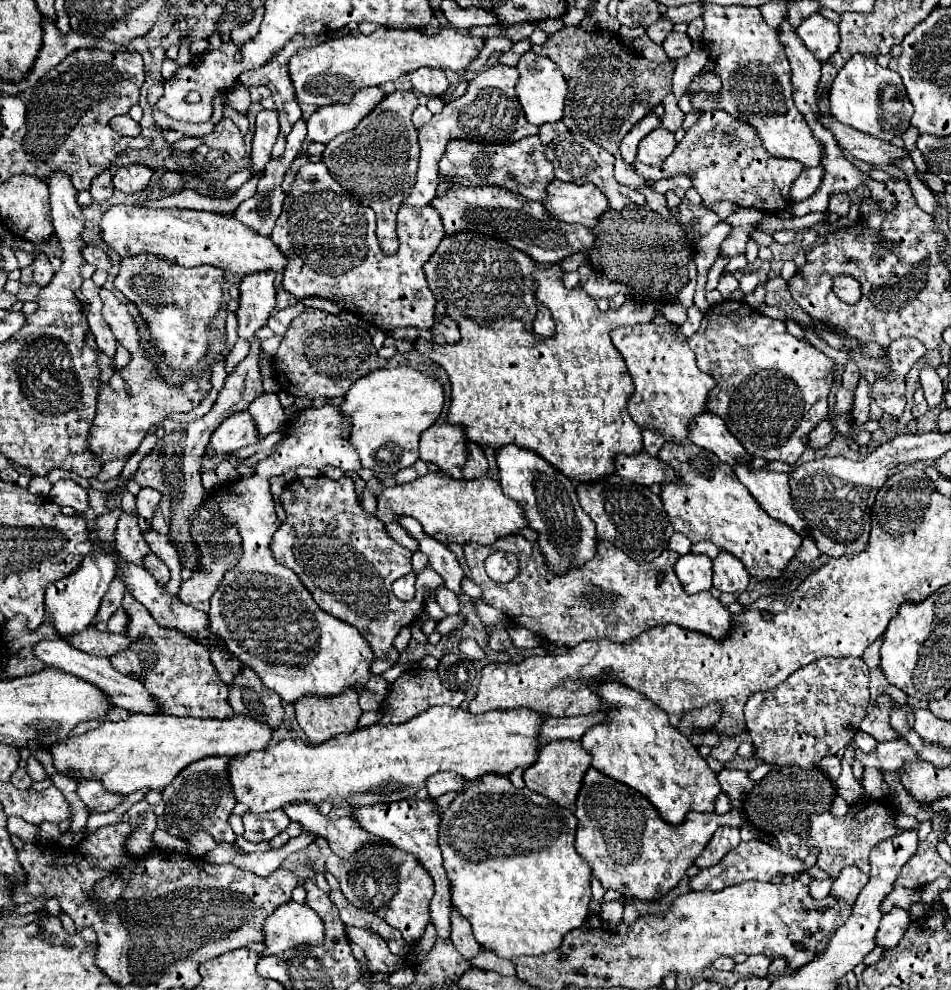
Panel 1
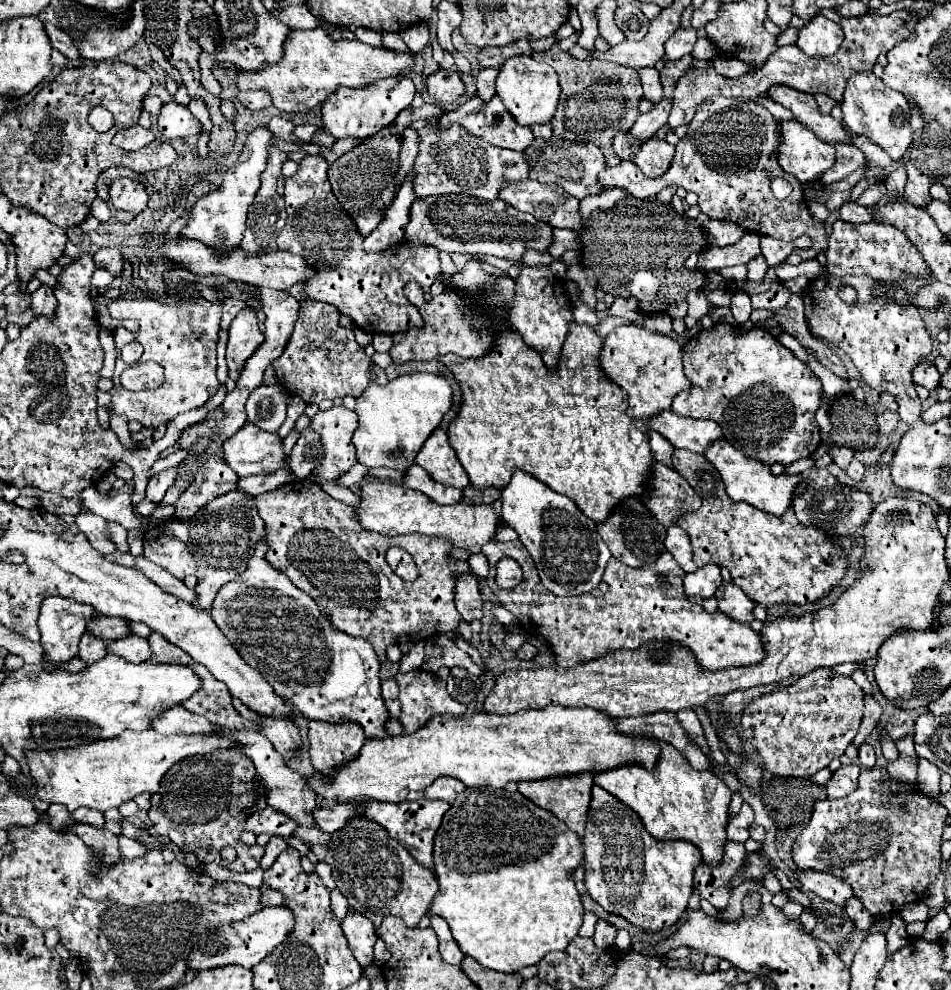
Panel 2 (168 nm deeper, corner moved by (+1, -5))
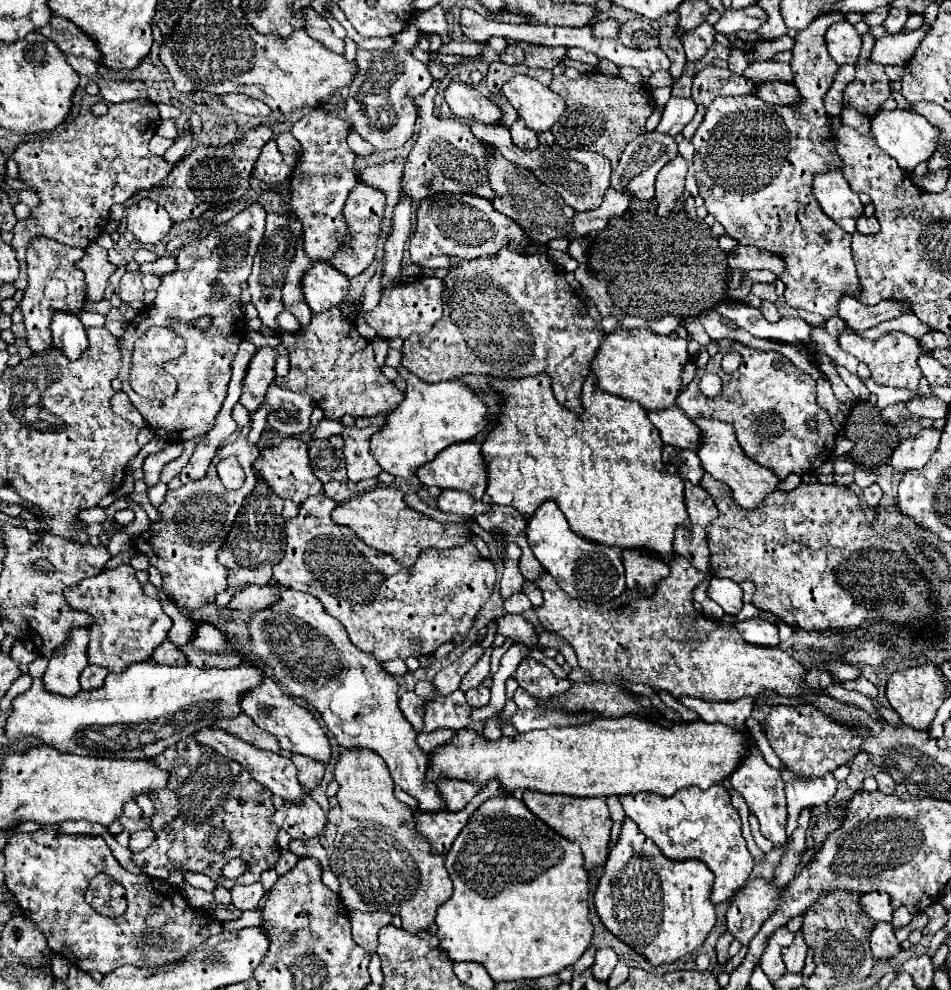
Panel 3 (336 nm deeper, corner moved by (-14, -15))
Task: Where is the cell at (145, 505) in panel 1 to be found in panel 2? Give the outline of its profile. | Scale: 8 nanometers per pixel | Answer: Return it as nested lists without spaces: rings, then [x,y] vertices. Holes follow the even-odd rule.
[[[172,467],[172,469],[166,469],[158,475],[152,475],[150,477],[150,483],[148,483],[148,489],[146,489],[146,497],[150,501],[162,501],[162,495],[168,491],[168,487],[174,485],[178,477],[178,467]]]

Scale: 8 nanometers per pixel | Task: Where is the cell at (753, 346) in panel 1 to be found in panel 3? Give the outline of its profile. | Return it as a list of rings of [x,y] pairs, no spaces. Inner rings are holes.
[[[735,343],[729,349],[719,349],[719,353],[697,371],[695,379],[687,385],[687,403],[677,405],[693,421],[717,419],[729,423],[735,429],[737,441],[747,457],[751,457],[759,465],[773,469],[781,479],[785,479],[789,473],[813,473],[829,459],[835,447],[837,429],[833,427],[829,413],[819,407],[815,389],[817,383],[813,381],[813,377],[797,369],[787,357],[775,351],[757,351]],[[725,351],[737,351],[743,357],[739,369],[733,373],[725,373],[721,369]],[[707,371],[717,373],[723,379],[723,389],[717,397],[705,397],[697,387],[701,375]],[[811,421],[817,423],[815,429],[811,429]]]

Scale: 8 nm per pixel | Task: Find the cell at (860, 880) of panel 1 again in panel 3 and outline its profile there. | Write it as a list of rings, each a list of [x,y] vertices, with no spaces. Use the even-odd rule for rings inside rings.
[[[877,921],[871,931],[871,951],[875,959],[891,959],[901,951],[899,941],[895,939],[895,933],[889,923]]]

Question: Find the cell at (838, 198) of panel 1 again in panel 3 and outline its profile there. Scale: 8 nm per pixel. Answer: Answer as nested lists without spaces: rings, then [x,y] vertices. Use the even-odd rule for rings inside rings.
[[[861,215],[859,221],[857,221],[857,231],[863,233],[863,235],[871,235],[871,233],[879,233],[879,221],[877,217],[865,217]]]

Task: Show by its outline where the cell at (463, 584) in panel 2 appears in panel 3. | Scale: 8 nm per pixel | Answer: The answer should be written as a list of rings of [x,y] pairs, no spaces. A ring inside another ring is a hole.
[[[503,615],[503,617],[495,619],[495,627],[497,627],[497,633],[503,637],[509,637],[517,643],[527,645],[527,647],[541,649],[533,625],[529,621],[525,621],[521,615]]]

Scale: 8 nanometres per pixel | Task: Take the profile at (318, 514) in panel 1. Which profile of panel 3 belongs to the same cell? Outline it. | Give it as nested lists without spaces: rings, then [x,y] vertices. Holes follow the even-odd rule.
[[[317,495],[299,507],[297,517],[285,521],[287,547],[285,557],[273,567],[275,581],[317,597],[327,613],[345,625],[353,645],[361,651],[373,653],[381,663],[397,657],[407,659],[411,655],[431,655],[439,645],[453,641],[455,635],[461,635],[463,639],[469,635],[479,609],[485,605],[495,587],[495,567],[489,559],[479,555],[473,543],[451,549],[429,548],[423,551],[415,563],[415,569],[425,569],[425,575],[411,575],[411,571],[401,569],[391,555],[365,545],[355,531],[351,531],[351,527],[335,523],[331,519],[335,507],[337,503],[333,499]]]

